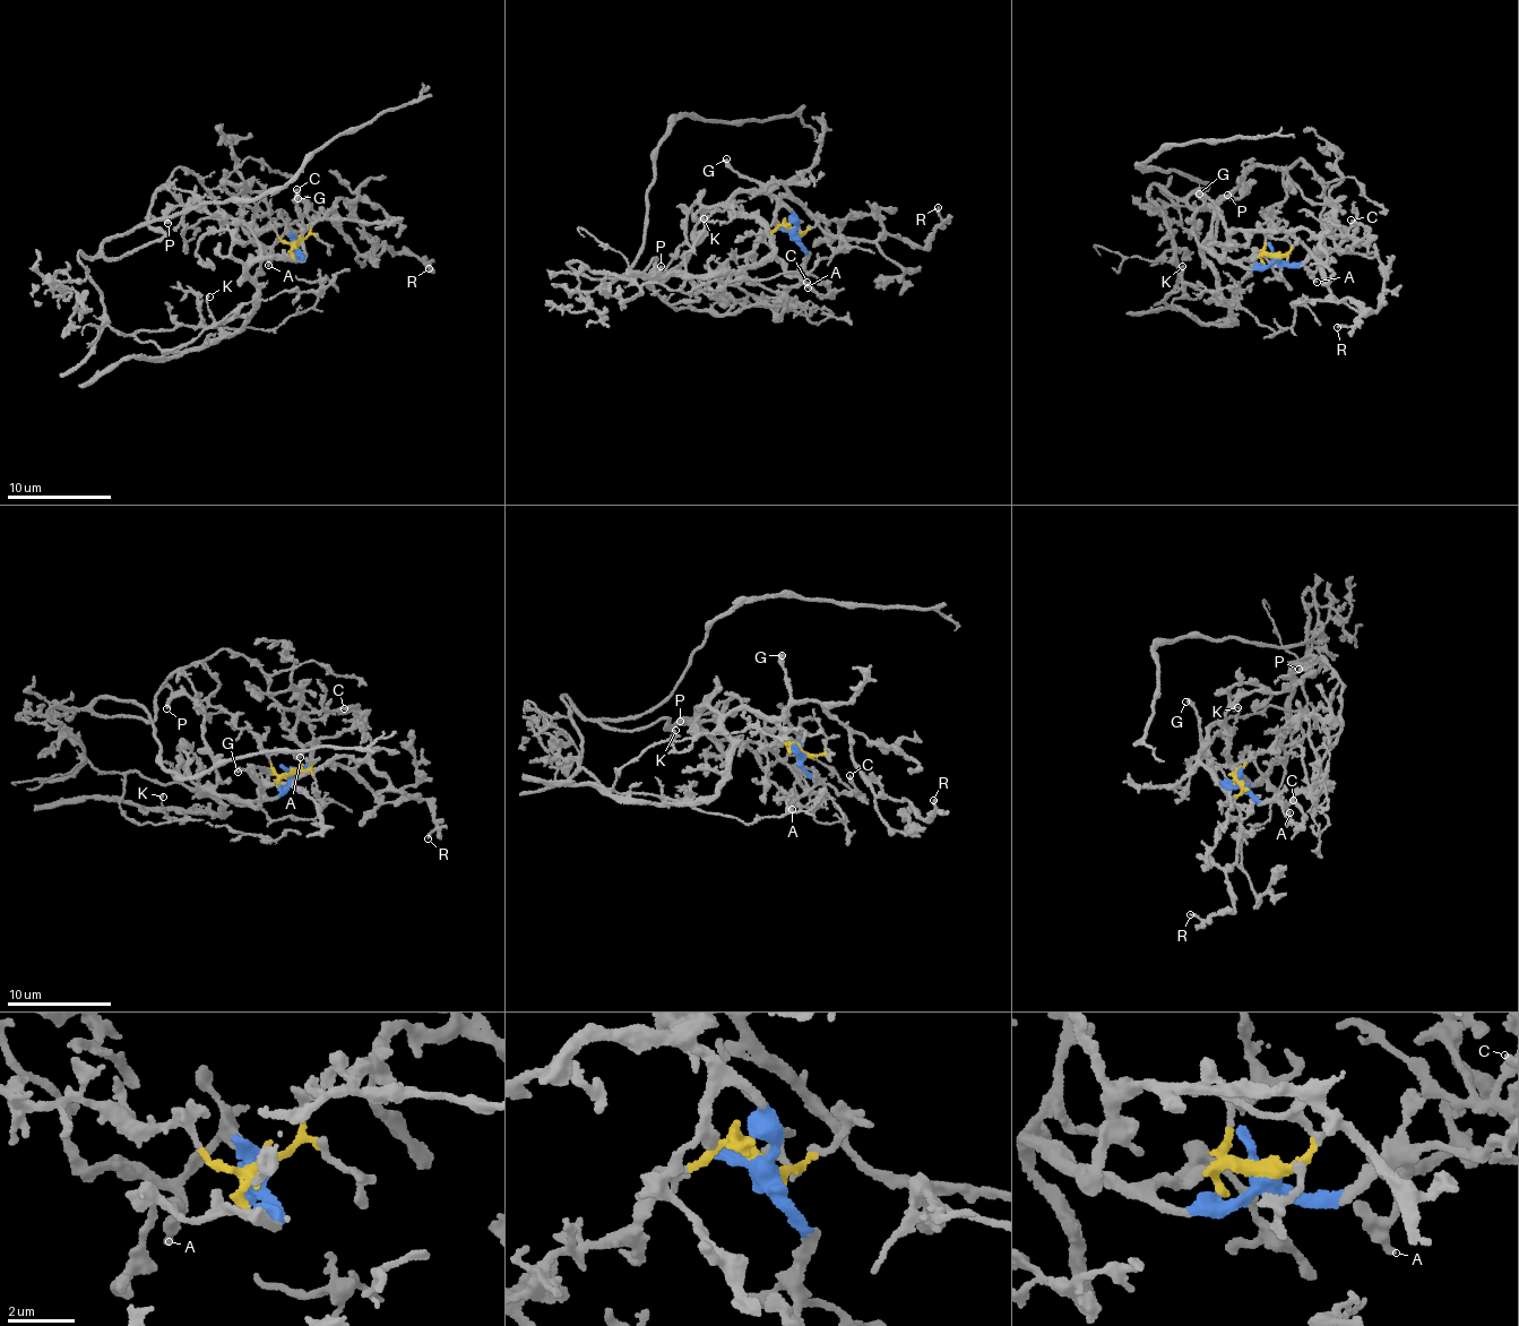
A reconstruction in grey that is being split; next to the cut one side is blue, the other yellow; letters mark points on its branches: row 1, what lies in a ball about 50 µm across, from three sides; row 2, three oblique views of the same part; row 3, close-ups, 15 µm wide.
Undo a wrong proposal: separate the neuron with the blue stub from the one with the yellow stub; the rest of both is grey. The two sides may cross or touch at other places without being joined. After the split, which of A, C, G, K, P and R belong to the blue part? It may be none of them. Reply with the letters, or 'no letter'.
A, C, G, P, R

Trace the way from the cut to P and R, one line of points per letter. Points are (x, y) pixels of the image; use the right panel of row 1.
P: (1275, 256), (1268, 264), (1245, 267), (1202, 246), (1217, 206), (1224, 198), (1241, 198), (1245, 184), (1227, 195)
R: (1275, 256), (1250, 267), (1223, 259), (1240, 231), (1286, 232), (1314, 260), (1331, 302), (1365, 311), (1337, 328)

